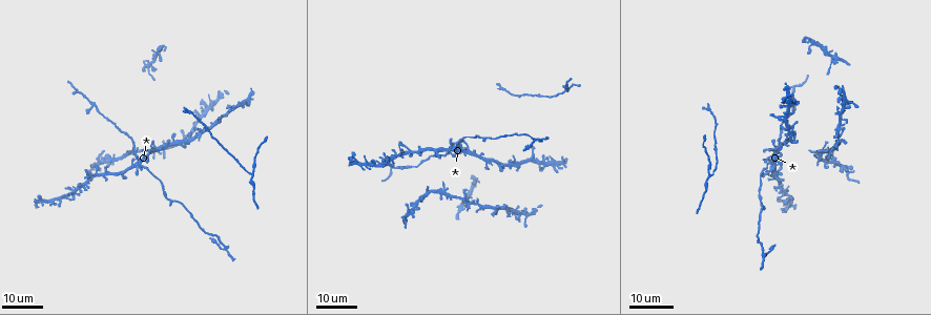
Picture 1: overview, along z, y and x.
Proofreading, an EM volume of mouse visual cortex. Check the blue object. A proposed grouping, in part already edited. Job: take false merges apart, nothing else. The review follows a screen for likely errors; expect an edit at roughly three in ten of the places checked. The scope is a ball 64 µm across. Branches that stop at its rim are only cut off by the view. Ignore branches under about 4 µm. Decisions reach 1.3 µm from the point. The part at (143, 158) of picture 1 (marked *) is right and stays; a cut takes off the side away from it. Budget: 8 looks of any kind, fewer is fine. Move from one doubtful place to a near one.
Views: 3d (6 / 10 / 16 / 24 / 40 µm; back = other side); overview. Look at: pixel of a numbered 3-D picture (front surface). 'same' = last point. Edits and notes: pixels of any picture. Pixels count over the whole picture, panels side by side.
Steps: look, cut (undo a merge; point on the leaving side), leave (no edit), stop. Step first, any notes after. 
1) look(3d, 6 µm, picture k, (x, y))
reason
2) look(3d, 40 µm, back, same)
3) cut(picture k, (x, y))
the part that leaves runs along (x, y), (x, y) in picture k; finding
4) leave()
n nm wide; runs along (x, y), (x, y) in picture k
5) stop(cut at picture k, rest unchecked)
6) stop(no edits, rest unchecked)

look(3d, 16 µm, picture 1, (85, 97))
a narrow waist

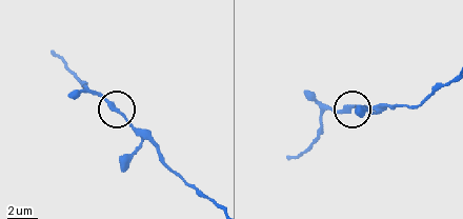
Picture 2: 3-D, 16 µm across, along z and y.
look(3d, 6 µm, picture 2, (124, 118))

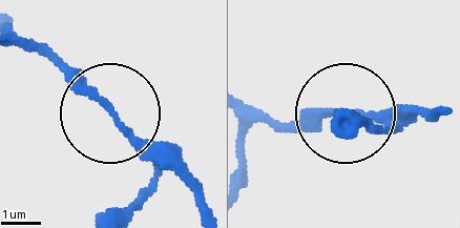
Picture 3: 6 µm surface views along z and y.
leave()
runs along (444, 112), (313, 112), (276, 123) in picture 3; continuous, no second neuron

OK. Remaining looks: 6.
look(3d, 16 µm, picture 1, (140, 158))

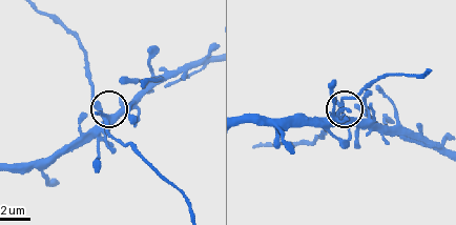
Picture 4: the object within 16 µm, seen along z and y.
look(3d, 10 µm, picture 4, (107, 121))

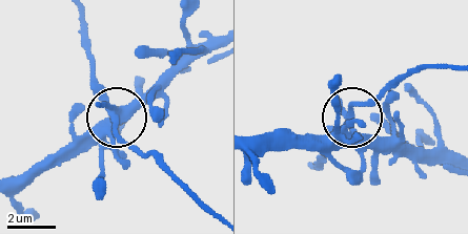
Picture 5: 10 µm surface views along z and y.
leave()
5 arms; runs along (138, 98), (118, 113), (116, 125), (144, 153) in picture 5; one neuron here

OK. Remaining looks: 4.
look(3d, 16 µm, picture 1, (545, 165))
a fork

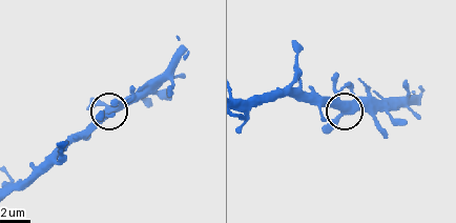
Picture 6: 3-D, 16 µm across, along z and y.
look(3d, 10 µm, picture 6, (346, 111))

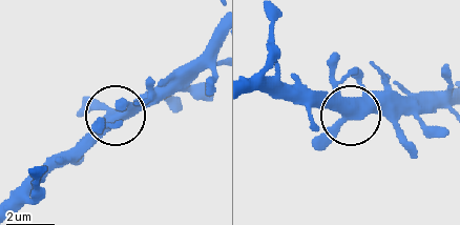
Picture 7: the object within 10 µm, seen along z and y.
leave()
3 arms; one neuron here

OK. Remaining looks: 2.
look(3d, 24 µm, picture 1, (202, 115))
four or more arms meet

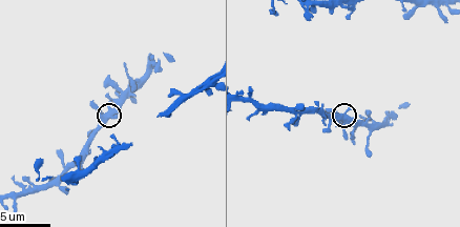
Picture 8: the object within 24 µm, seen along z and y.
look(3d, 10 µm, picture 8, (101, 116))

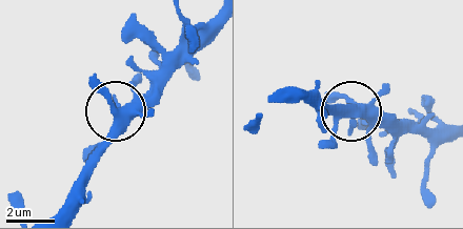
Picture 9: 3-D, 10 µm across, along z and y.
leave()
all the same neuron

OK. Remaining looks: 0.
stop(no edits, rest unchecked)

